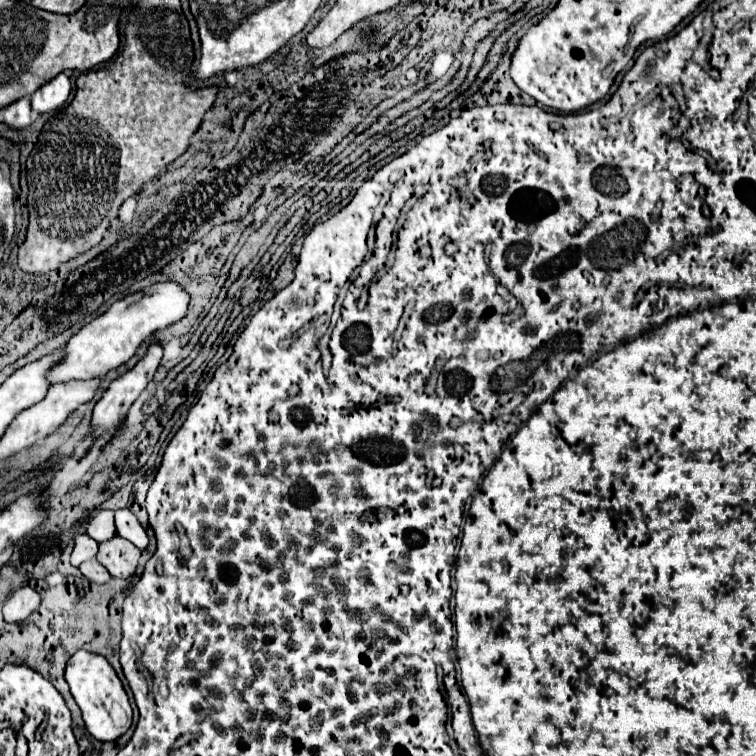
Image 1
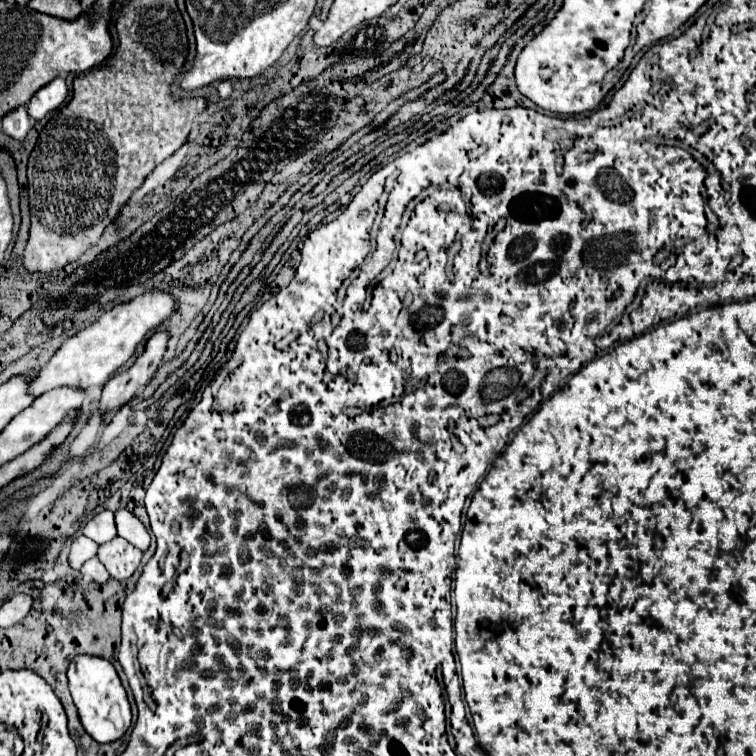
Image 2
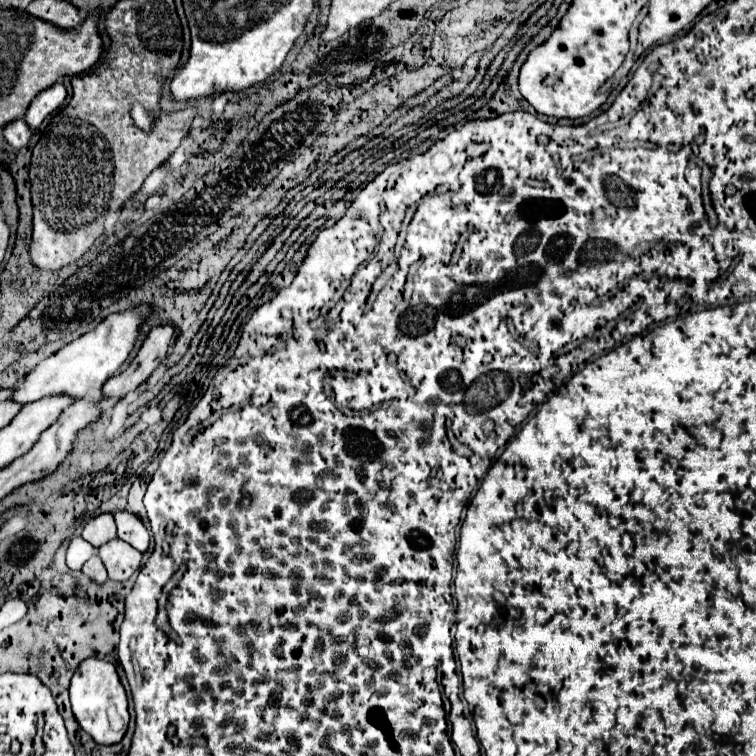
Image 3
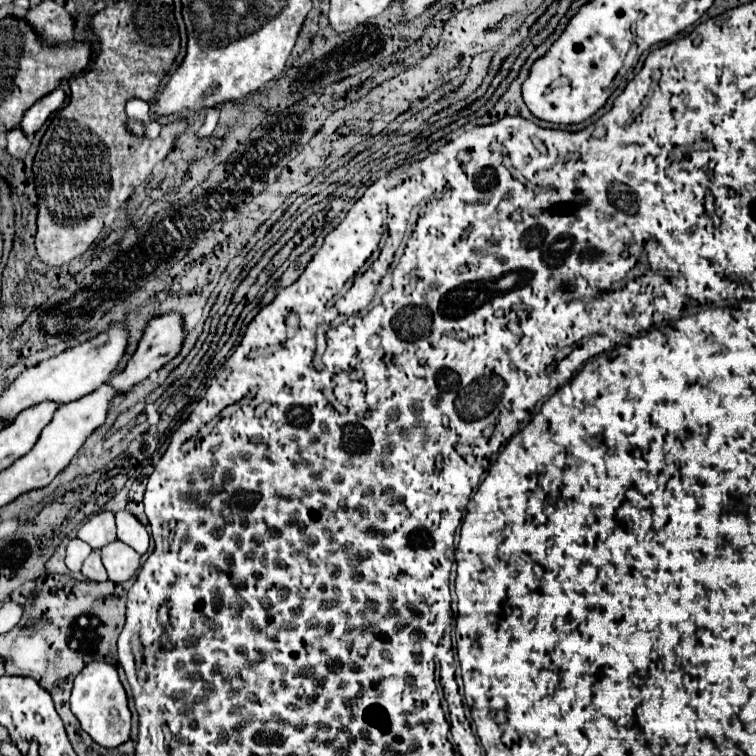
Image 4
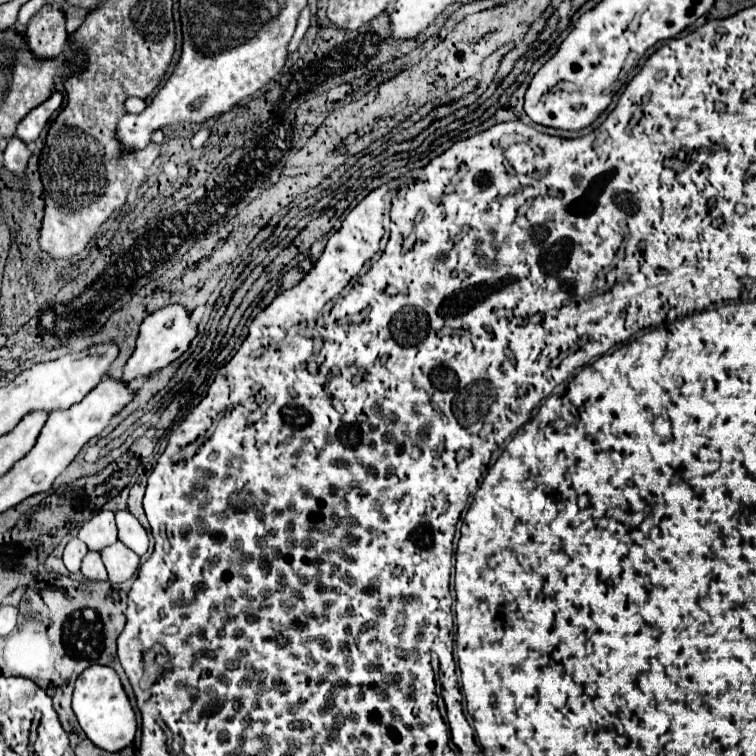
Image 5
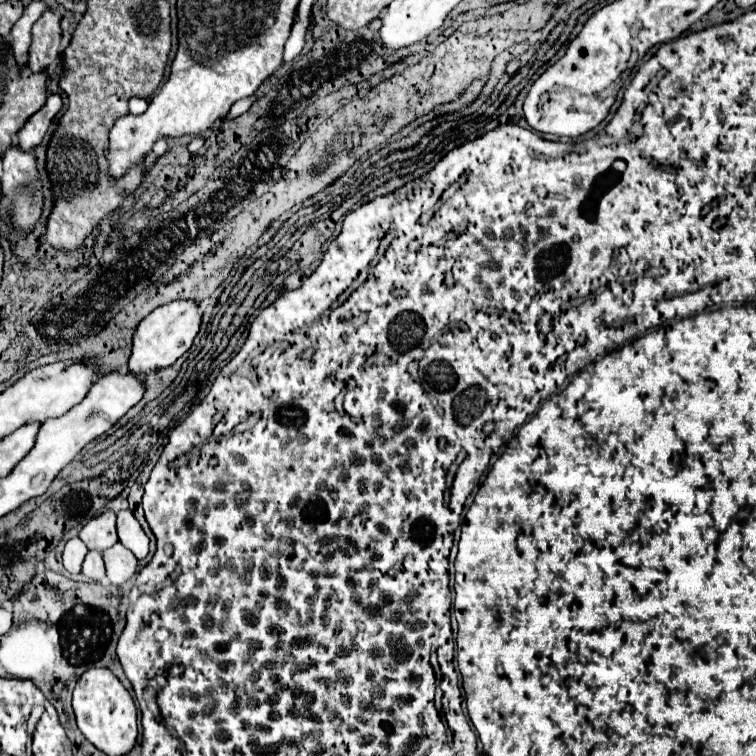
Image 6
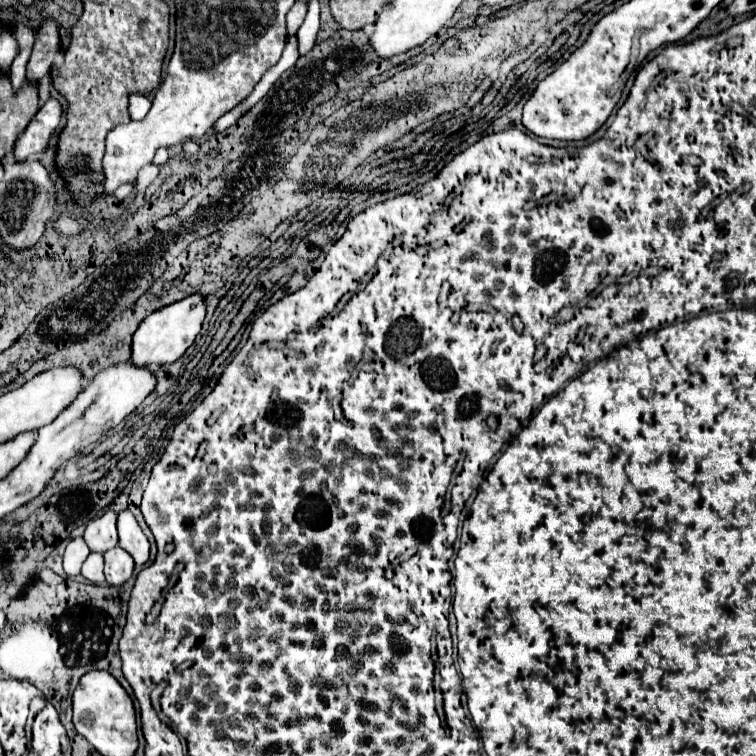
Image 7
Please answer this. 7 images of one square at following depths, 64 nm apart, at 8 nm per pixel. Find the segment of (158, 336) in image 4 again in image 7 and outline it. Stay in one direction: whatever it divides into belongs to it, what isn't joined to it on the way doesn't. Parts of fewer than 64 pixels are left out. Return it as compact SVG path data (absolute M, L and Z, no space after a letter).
M200 294L186 296L184 300L178 300L170 306L164 306L156 312L152 312L134 332L132 338L132 364L138 368L150 368L154 366L164 366L176 362L194 342L196 334L202 328L206 316L206 306L204 298Z

